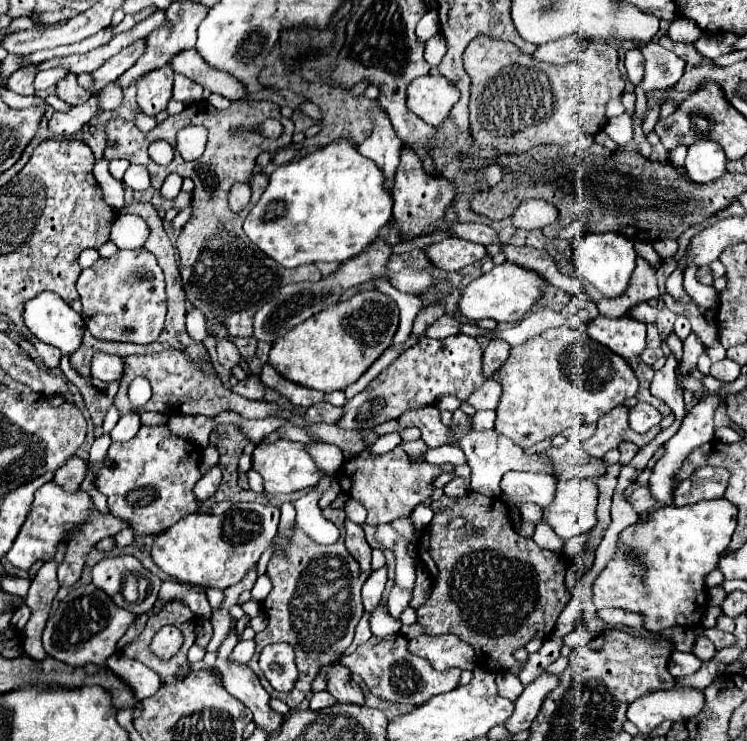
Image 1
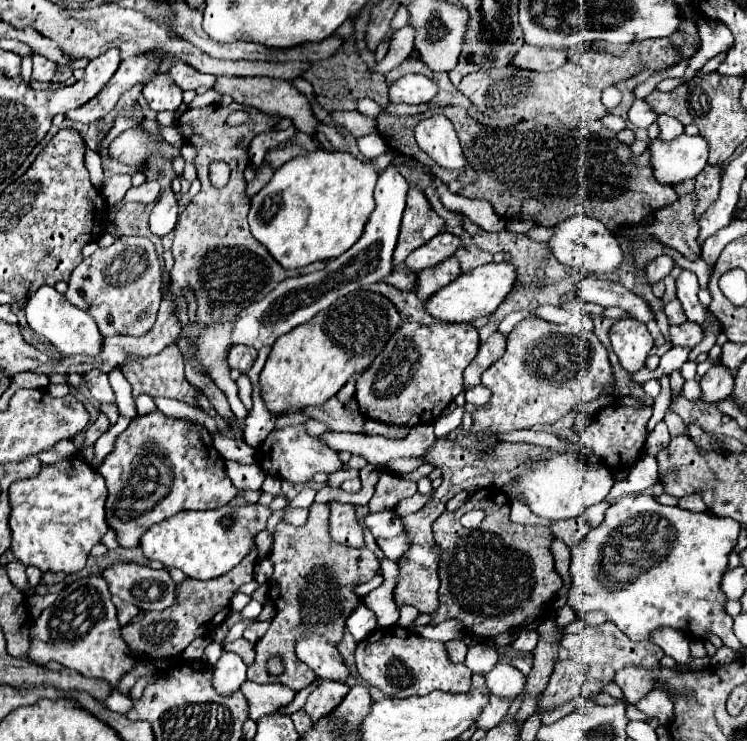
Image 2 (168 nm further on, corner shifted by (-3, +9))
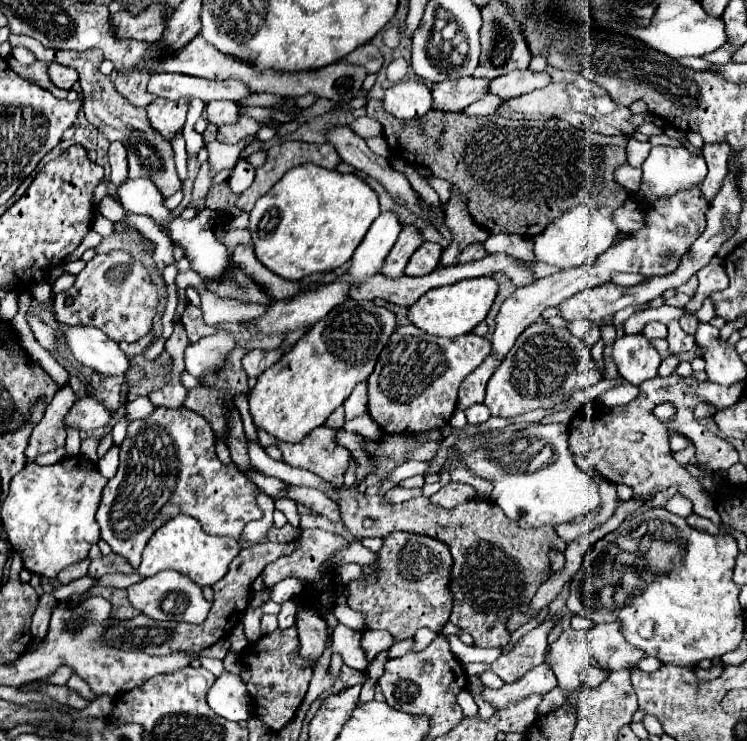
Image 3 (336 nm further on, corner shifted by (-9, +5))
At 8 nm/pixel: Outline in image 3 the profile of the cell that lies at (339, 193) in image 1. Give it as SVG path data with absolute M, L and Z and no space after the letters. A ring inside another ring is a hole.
M315 164L295 166L255 204L249 214L249 232L255 244L255 256L271 272L293 282L313 272L331 272L353 256L379 212L377 192L359 176L339 174Z

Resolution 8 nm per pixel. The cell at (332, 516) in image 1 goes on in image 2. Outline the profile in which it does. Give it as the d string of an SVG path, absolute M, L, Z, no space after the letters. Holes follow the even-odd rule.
M311 504L309 520L305 526L291 526L279 522L275 526L275 544L269 554L273 564L273 576L269 580L269 590L275 590L275 604L283 604L283 610L277 610L271 628L263 638L255 642L255 664L247 670L247 680L257 684L285 684L291 690L303 690L315 680L315 674L307 664L301 664L293 656L293 640L309 636L311 632L327 632L327 638L335 644L343 638L345 620L349 618L359 598L353 594L353 588L361 582L367 582L379 570L379 560L367 548L351 548L333 542L329 536L329 508L327 504ZM279 656L283 662L283 672L271 676L267 670L267 660Z

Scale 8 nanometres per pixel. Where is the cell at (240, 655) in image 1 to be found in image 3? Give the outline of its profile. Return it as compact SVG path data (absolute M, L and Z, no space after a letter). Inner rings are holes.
M223 672L207 694L209 706L223 718L245 722L251 718L251 696L247 696L247 684L241 676Z

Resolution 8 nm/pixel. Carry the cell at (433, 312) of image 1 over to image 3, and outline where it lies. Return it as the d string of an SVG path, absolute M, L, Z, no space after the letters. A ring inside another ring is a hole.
M453 188L453 196L445 206L445 224L451 228L451 232L455 234L455 240L449 244L449 248L445 248L439 266L447 268L447 266L455 266L459 260L461 250L471 244L471 242L483 242L487 238L487 230L479 224L473 222L473 218L467 212L467 204L465 200L459 196L457 188Z

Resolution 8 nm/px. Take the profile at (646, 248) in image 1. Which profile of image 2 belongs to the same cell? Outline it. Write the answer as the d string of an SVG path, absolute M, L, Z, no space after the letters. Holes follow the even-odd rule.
M667 254L657 256L653 262L647 264L647 280L649 280L649 284L655 284L655 282L663 280L665 276L669 276L673 266L675 266L675 260L671 256L667 256Z

